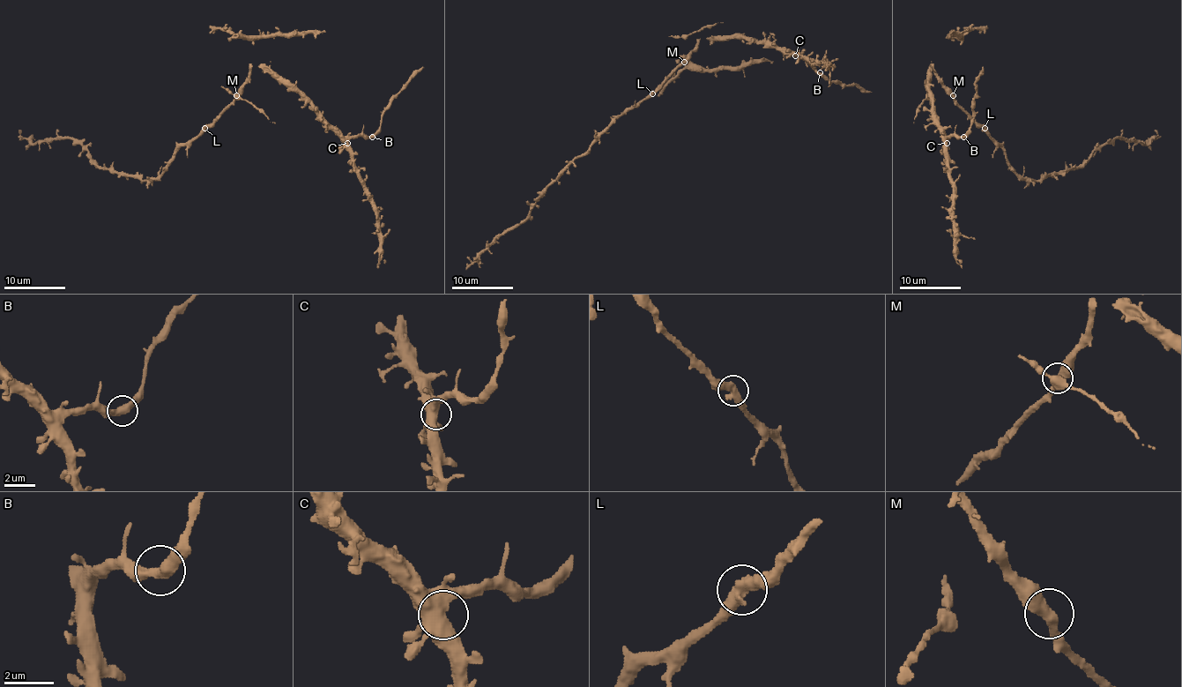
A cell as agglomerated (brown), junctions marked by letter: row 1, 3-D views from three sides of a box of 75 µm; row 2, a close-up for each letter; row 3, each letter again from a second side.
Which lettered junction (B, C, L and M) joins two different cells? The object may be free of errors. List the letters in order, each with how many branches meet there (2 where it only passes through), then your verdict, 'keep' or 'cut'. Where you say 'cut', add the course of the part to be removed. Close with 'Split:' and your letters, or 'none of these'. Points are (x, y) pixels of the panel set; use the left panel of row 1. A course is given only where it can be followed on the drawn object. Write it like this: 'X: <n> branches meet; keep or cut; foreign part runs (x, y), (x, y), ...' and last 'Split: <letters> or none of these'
B: 2 branches meet; keep
C: 5 branches meet; keep
L: 2 branches meet; keep
M: 2 branches meet; keep
Split: none of these

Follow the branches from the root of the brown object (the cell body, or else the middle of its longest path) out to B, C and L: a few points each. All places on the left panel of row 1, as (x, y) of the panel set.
B: (224, 110), (249, 77), (250, 68), (269, 66), (343, 137), (372, 137)
C: (224, 110), (249, 77), (250, 68), (269, 66), (347, 143)
L: (224, 110), (204, 127)

